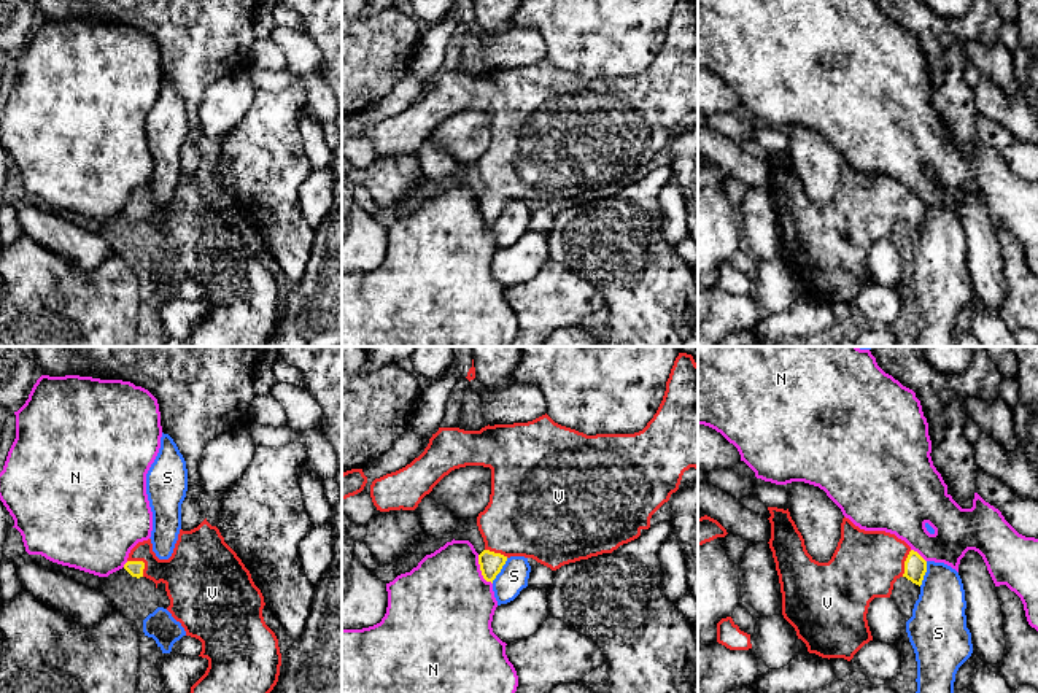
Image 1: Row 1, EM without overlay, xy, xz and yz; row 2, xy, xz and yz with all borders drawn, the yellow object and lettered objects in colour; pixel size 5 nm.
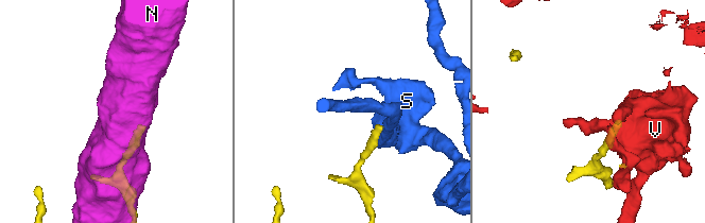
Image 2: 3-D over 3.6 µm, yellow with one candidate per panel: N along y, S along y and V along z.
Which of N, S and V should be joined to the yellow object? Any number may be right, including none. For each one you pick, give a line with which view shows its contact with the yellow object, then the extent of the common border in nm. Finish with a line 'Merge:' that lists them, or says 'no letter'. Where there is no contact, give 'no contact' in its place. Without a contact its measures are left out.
V: meets yellow in xy; contact 120 nm long
Merge: V

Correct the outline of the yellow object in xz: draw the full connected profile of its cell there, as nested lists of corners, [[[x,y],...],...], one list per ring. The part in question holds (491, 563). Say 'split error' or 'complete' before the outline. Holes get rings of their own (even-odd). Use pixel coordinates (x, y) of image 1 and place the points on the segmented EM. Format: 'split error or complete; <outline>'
split error; [[[679,353],[656,413],[634,434],[587,436],[555,423],[547,413],[528,423],[488,424],[480,431],[439,428],[418,458],[372,482],[372,502],[380,512],[415,510],[445,475],[466,466],[491,469],[490,502],[477,517],[485,542],[478,564],[486,582],[493,583],[510,556],[533,558],[556,571],[569,563],[612,553],[650,528],[652,515],[679,490],[685,470],[690,467],[698,470],[698,364],[691,354]]]

